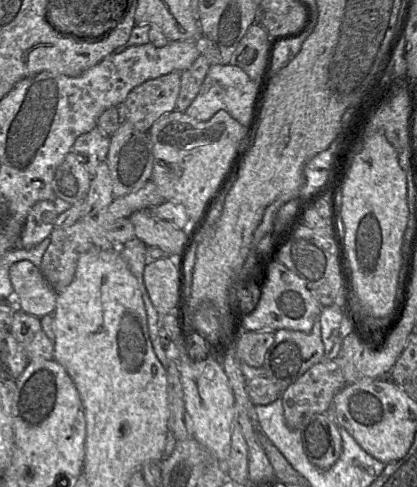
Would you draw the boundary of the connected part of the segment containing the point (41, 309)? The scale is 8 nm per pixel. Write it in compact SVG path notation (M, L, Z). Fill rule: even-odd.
M29 261L14 263L9 269L14 300L23 312L38 317L54 312L57 293L49 286L40 269Z

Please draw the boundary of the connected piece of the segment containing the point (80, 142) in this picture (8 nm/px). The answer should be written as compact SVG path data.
M98 127L75 140L72 151L84 157L84 165L91 175L91 180L100 163L106 161L109 145L110 136L100 131Z

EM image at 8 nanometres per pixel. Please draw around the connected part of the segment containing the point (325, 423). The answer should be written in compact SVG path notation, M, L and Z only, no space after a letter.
M326 413L306 418L301 427L301 439L309 462L320 470L330 469L342 452L342 440L337 426Z

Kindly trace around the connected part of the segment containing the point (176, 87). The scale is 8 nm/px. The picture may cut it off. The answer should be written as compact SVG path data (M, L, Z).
M171 72L136 86L119 105L120 118L134 128L148 132L163 114L176 109L180 90L180 72Z

